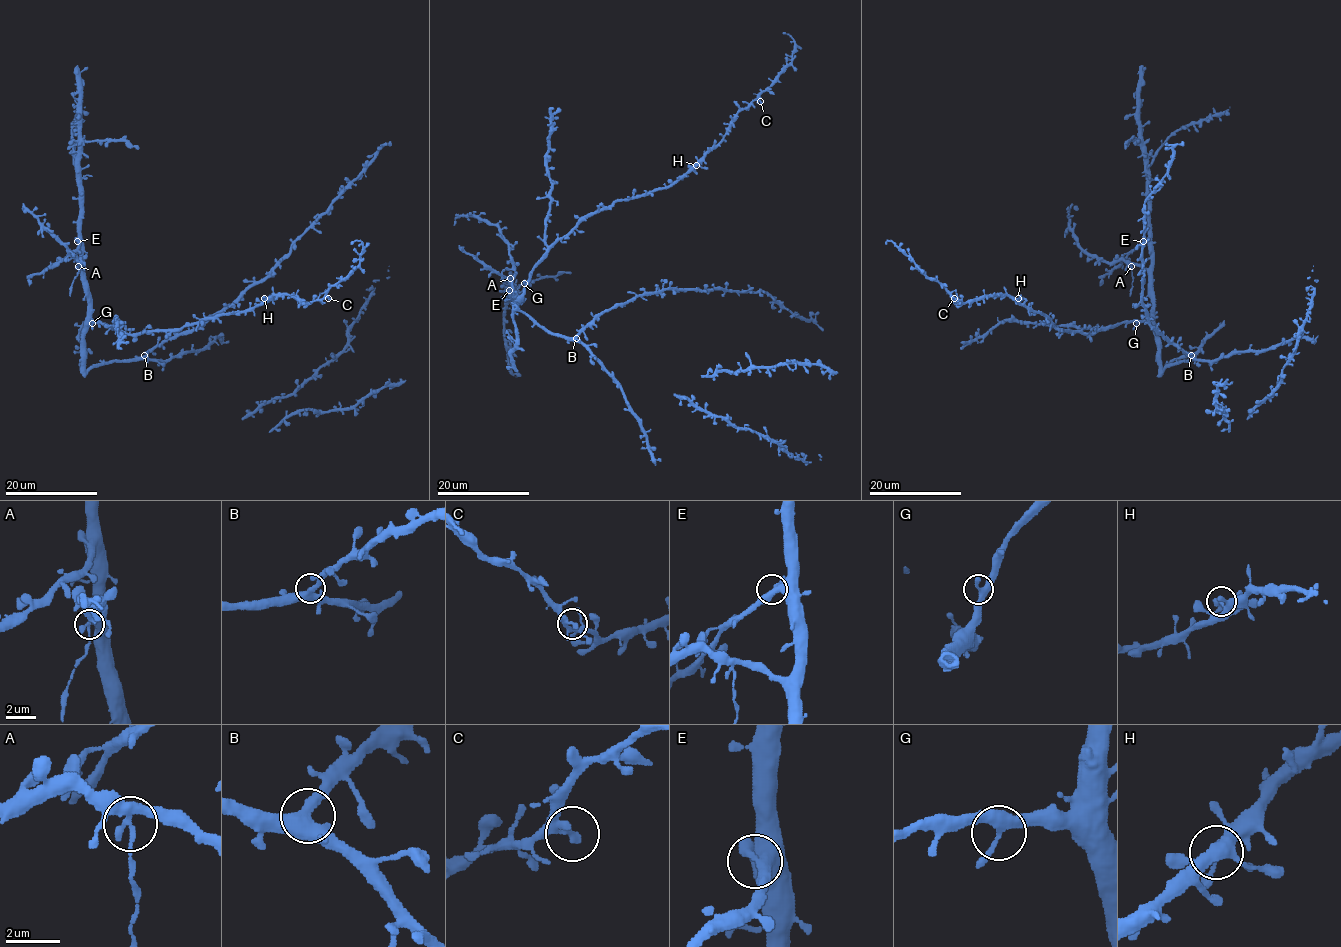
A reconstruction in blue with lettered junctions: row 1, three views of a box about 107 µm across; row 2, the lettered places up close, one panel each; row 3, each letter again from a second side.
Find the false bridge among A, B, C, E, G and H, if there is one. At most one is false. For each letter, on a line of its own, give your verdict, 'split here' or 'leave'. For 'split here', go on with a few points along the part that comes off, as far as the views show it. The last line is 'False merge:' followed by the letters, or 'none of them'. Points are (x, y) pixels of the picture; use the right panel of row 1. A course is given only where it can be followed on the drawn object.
A: split here; course (1132, 266), (1129, 295)
B: leave
C: leave
E: leave
G: leave
H: leave
False merge: A

